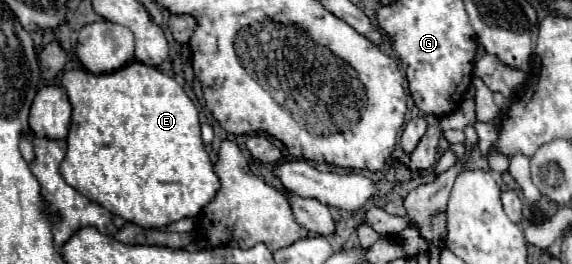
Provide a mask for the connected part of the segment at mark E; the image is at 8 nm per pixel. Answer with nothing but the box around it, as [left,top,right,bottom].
[60,63,220,229]

